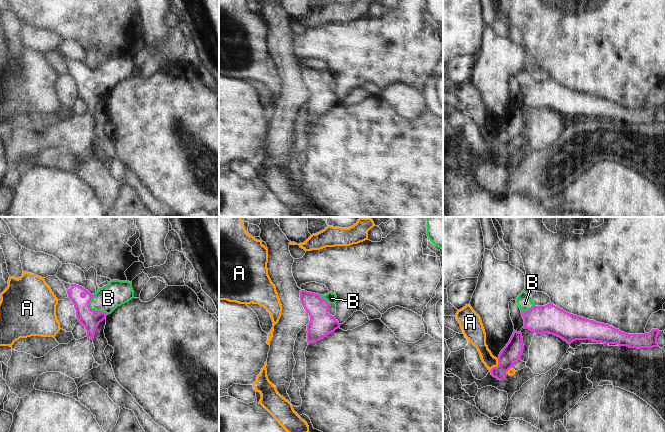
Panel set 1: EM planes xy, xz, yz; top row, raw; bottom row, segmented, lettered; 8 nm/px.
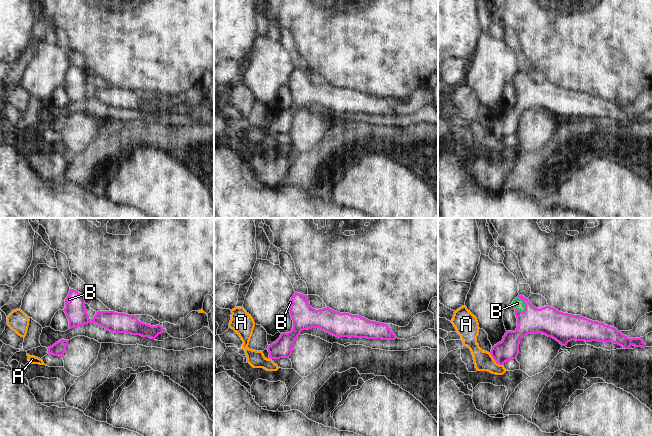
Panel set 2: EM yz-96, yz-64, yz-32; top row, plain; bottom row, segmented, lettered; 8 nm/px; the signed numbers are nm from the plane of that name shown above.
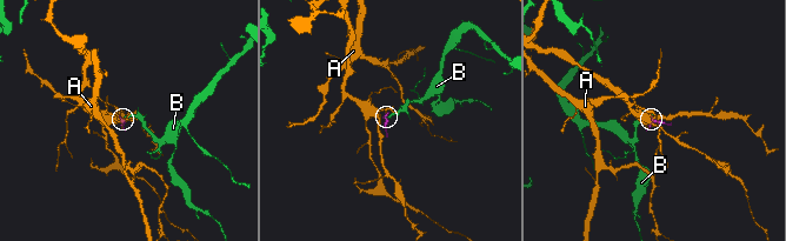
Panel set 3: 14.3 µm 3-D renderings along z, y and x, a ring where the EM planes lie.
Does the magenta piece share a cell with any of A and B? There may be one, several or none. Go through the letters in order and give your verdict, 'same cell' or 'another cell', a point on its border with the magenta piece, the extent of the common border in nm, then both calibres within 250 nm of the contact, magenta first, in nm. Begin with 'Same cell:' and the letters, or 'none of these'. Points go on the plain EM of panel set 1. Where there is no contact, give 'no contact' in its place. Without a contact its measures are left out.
Same cell: B
A: another cell; meets magenta in yz at (498, 141); contact 120 nm long; 160 nm thick on the magenta side, 110 nm on the other
B: same cell; meets magenta in xy at (92, 86); contact 200 nm long; 160 nm thick on the magenta side, 200 nm on the other

